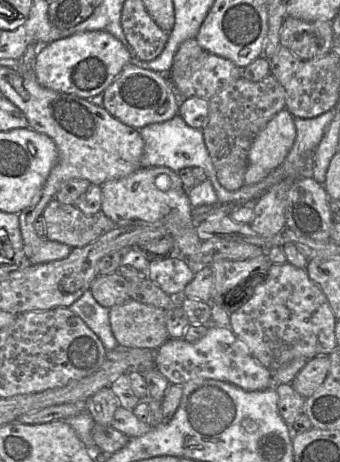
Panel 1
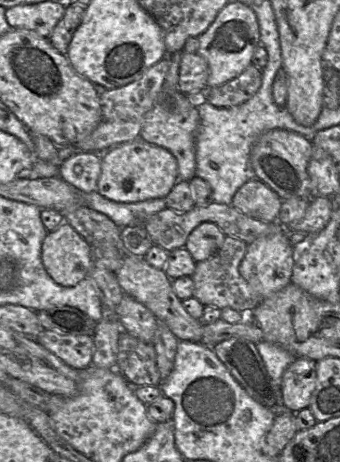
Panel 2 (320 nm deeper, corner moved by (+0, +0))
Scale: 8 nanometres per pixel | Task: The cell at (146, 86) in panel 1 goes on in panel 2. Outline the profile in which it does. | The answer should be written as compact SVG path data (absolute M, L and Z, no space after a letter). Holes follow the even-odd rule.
M164 87L145 114L139 137L169 150L177 159L178 180L190 181L196 176L195 140L200 116L197 107L191 105L179 89Z

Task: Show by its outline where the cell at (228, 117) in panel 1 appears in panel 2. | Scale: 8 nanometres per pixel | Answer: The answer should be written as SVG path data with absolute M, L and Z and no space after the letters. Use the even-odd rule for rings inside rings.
M250 64L239 76L206 89L206 101L216 107L230 107L249 100L260 88L262 70Z

